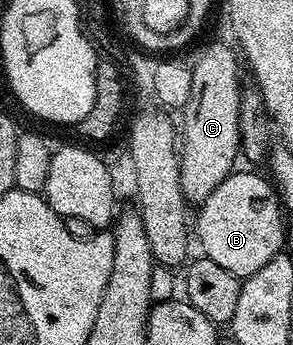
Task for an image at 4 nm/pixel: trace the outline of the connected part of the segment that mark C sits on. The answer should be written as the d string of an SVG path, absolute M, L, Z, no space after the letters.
M213 43L191 63L191 97L183 109L185 135L183 131L183 138L179 143L181 188L190 204L200 205L207 197L211 197L211 193L215 193L215 189L223 185L226 177L233 174L233 162L241 155L239 101L243 90L242 64L239 62L238 52L234 48L233 51L225 43Z

